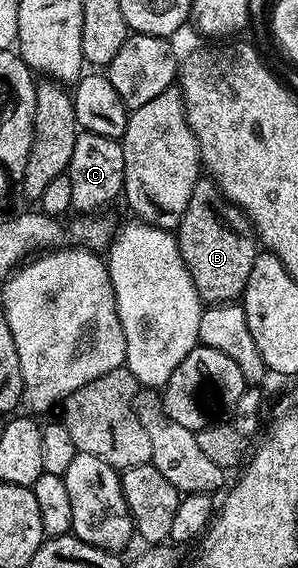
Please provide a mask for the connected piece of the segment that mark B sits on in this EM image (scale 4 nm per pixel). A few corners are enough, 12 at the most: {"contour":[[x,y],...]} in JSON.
{"contour":[[200,196],[174,237],[201,303],[243,295],[258,253]]}

